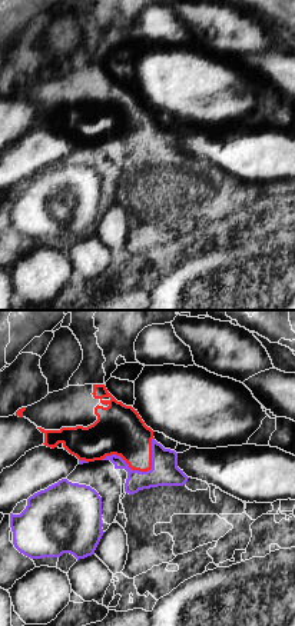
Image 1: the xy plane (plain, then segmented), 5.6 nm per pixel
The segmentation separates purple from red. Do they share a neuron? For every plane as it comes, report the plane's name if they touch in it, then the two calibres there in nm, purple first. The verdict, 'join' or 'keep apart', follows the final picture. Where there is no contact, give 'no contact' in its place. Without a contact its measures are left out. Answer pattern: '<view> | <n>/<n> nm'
xy | 160/260 nm

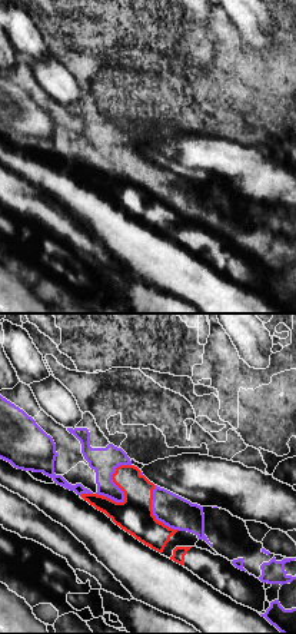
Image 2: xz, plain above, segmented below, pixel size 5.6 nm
xz | 150/200 nm

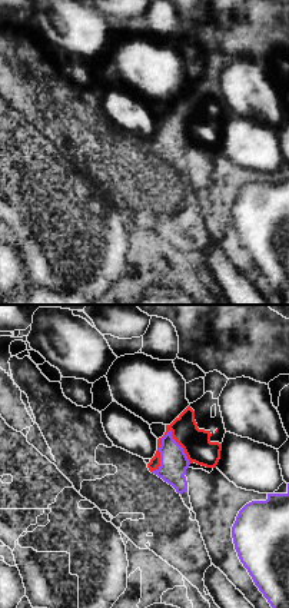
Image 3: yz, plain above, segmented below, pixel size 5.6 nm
yz | 160/160 nm

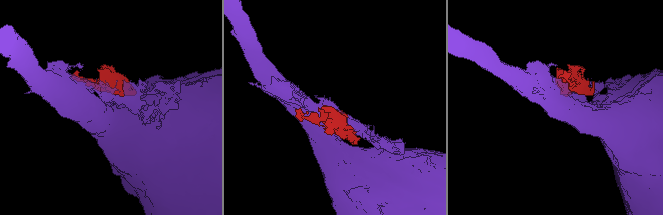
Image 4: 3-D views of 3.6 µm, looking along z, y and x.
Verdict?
keep apart

